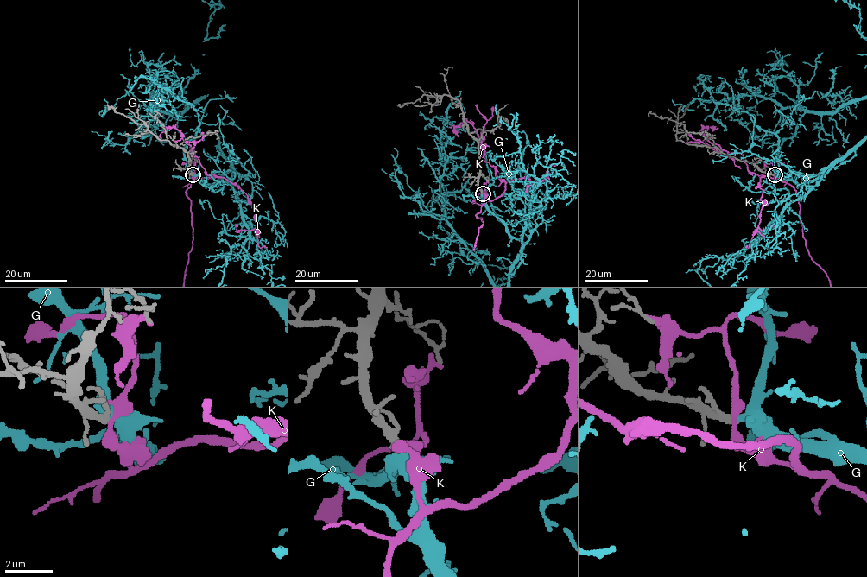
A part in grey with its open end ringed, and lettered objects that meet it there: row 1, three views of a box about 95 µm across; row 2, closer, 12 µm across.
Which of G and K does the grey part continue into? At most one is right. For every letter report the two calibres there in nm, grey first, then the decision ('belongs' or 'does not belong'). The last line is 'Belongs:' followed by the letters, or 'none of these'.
G: calibres 260 and 380 nm; belongs
K: calibres 260 and 360 nm; does not belong
Belongs: G

